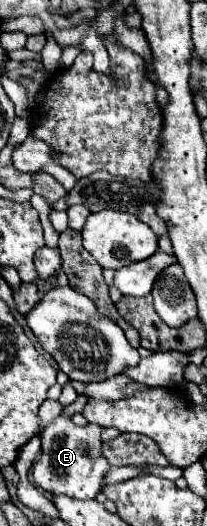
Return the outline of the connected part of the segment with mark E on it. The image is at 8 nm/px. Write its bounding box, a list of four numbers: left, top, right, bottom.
[34,416,110,500]

